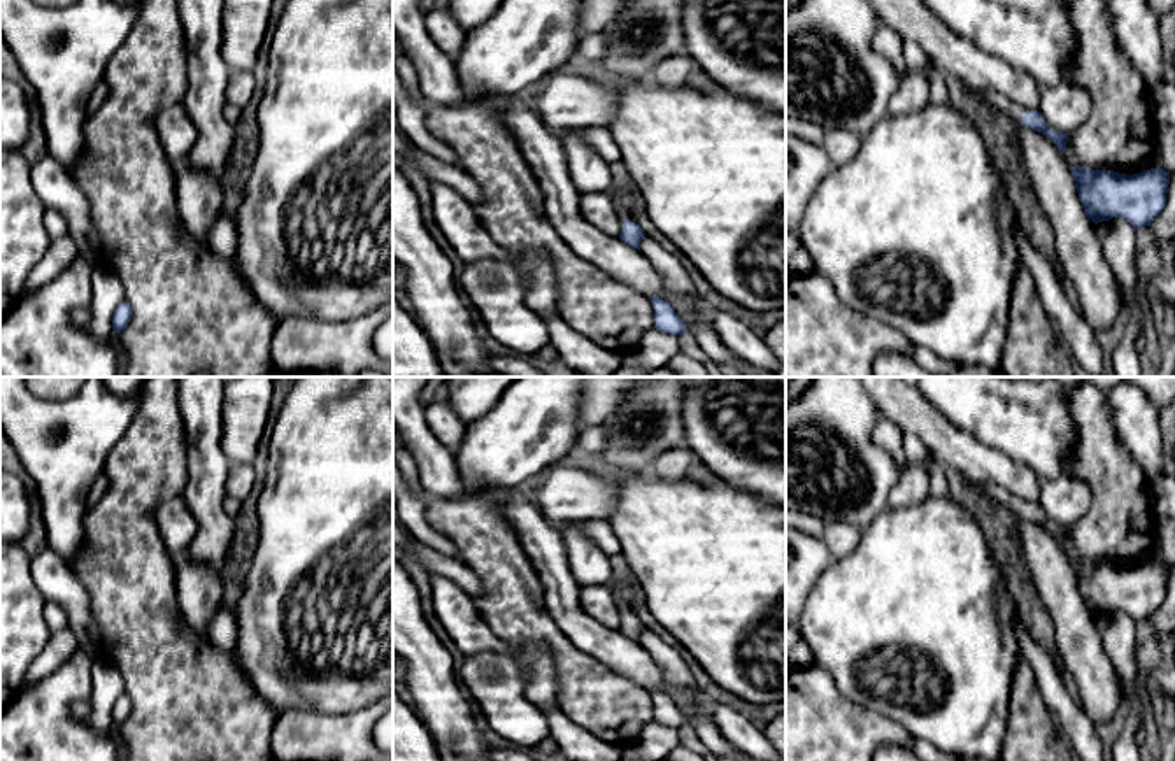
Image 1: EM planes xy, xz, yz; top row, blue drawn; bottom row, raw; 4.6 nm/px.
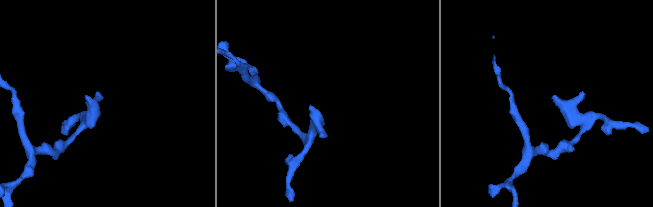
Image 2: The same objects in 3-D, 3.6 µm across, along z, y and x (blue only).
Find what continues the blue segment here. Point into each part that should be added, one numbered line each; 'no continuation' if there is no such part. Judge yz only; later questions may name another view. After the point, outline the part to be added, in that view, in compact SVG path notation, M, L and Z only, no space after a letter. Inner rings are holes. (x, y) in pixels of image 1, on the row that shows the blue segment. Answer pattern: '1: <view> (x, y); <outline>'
1: yz (996, 100); M980 91L979 95L982 95L986 102L994 109L994 112L998 112L1001 117L1021 121L1026 114L1021 105L1014 103L1001 93Z

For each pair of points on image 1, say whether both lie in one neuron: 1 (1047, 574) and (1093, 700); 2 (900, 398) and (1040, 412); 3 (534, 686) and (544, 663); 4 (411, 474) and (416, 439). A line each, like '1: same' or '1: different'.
1: same
2: different
3: same
4: different

